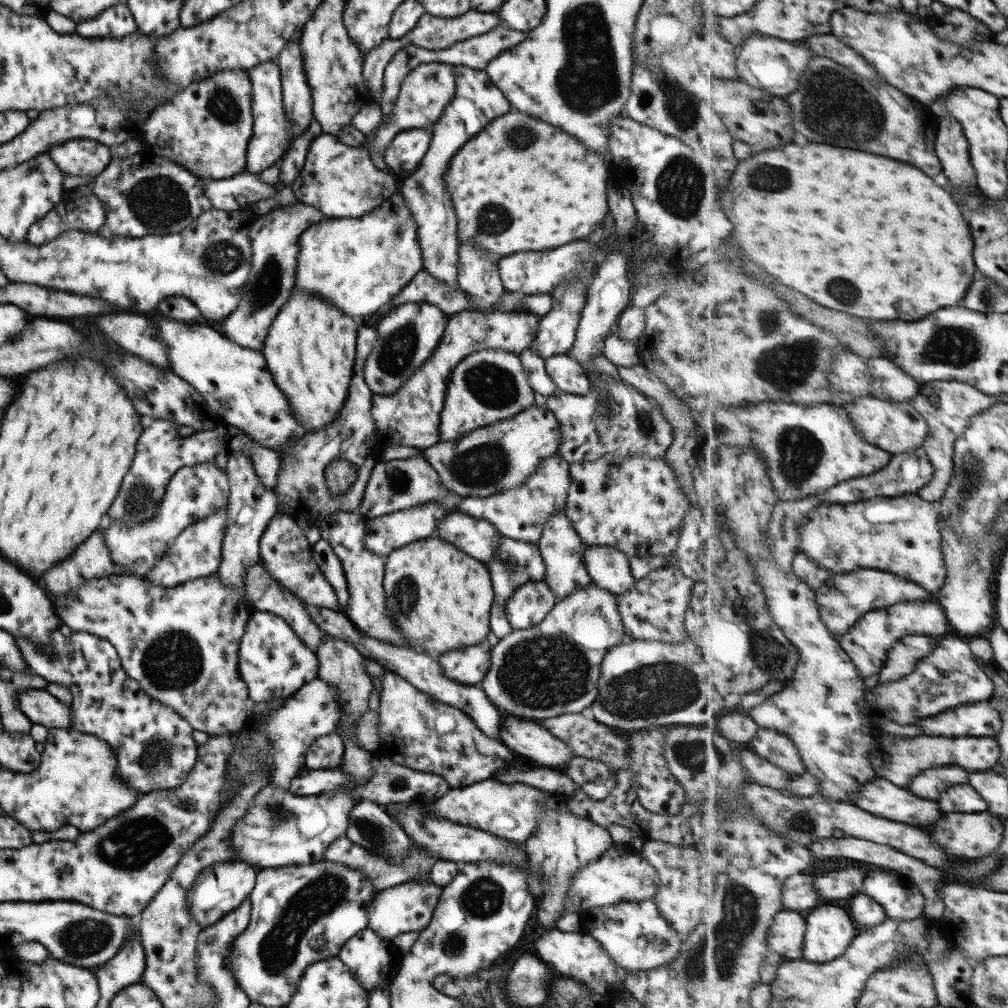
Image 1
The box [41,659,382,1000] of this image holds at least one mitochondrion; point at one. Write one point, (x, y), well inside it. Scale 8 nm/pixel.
(277, 950)

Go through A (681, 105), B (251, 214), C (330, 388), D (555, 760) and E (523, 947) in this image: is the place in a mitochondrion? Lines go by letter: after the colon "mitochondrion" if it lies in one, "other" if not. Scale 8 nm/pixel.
A: mitochondrion
B: other
C: other
D: other
E: other

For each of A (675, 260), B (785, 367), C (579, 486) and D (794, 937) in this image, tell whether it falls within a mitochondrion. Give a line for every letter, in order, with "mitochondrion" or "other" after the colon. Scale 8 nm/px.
A: other
B: mitochondrion
C: other
D: other

